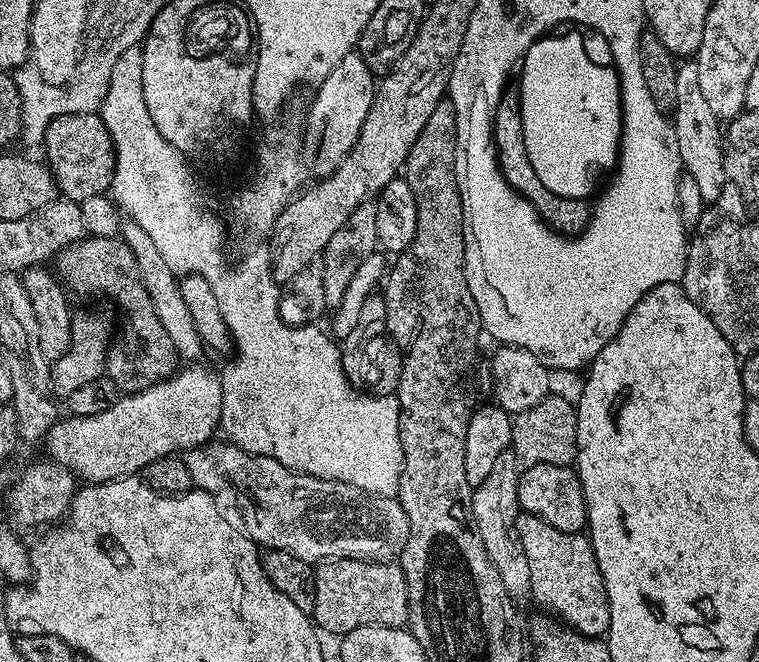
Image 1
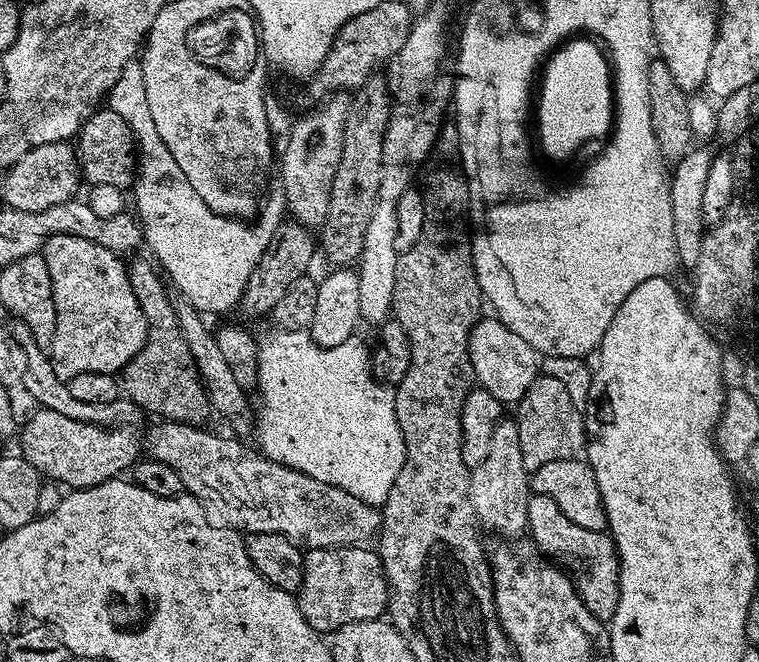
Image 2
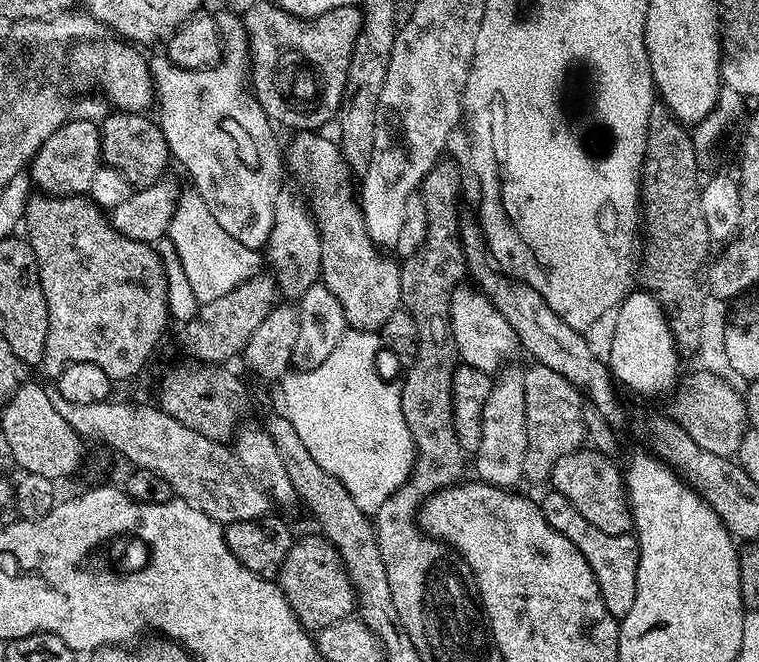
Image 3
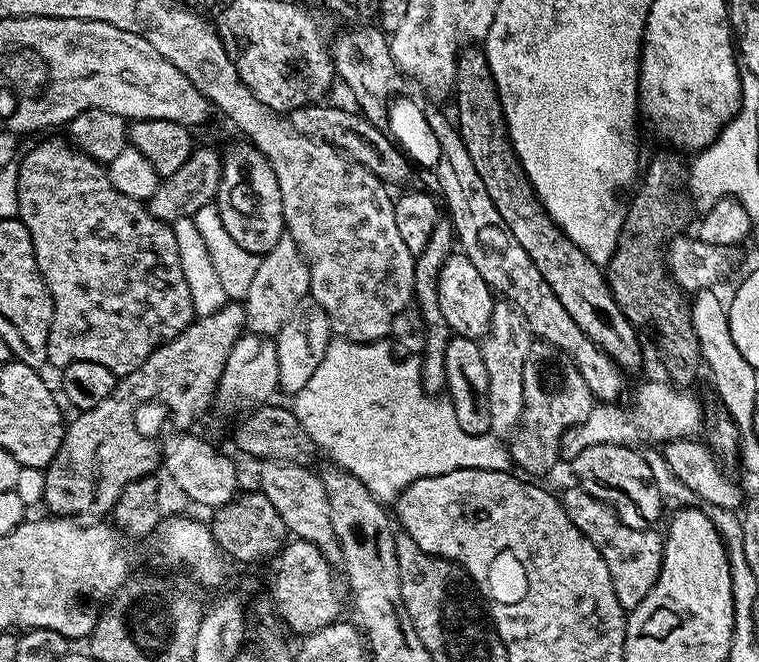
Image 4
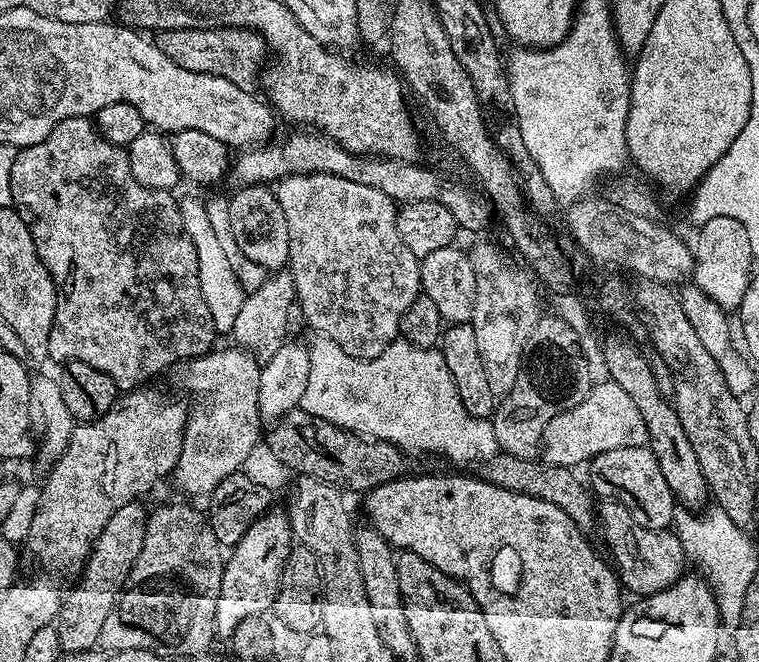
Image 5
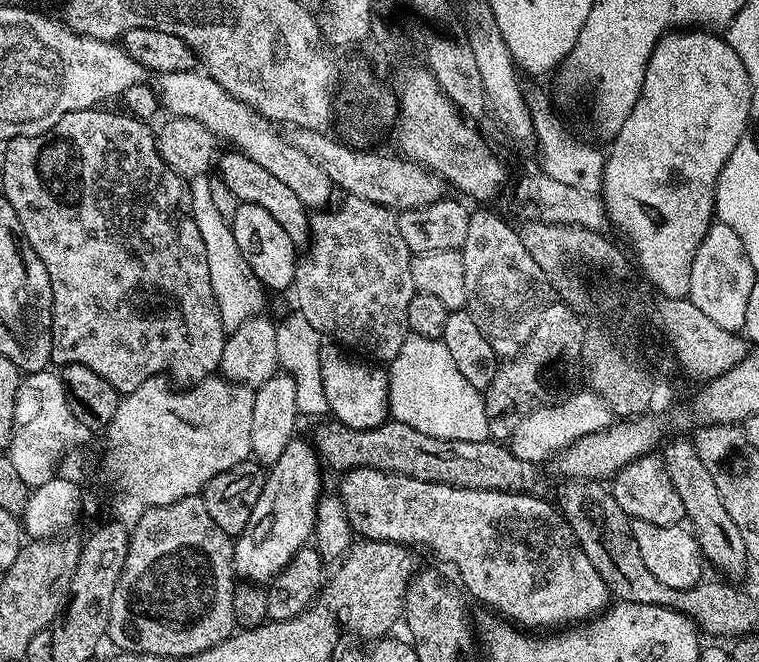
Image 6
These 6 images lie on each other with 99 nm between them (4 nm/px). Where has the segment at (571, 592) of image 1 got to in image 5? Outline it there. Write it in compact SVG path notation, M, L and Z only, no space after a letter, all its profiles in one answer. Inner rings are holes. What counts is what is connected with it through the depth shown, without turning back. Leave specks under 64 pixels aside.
M601 499L598 504L598 529L604 535L604 540L608 543L608 548L612 551L610 556L614 571L620 577L620 583L625 589L637 592L637 597L653 596L656 592L666 590L676 583L681 576L685 575L686 557L682 542L675 531L650 530L638 526L622 506L622 502Z

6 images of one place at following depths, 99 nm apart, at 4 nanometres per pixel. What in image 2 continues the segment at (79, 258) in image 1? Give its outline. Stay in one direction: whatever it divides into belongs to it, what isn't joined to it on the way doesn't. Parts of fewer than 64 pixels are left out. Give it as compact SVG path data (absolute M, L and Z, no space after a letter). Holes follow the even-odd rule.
M136 260L128 264L130 286L134 290L134 298L138 298L142 306L142 314L146 314L148 333L142 350L138 350L138 354L134 354L134 358L130 358L130 362L124 367L122 392L137 409L144 411L145 408L146 411L160 416L156 418L177 424L200 426L205 423L208 412L210 413L208 390L200 380L194 358L186 346L186 338L182 338L176 307L173 301L168 301L169 289L153 261L148 260Z

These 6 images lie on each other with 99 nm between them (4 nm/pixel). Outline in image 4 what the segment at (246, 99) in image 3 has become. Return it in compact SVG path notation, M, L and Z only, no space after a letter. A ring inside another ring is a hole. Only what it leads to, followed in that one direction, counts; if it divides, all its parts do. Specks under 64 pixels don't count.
M250 142L236 144L232 149L223 153L223 168L221 182L217 188L214 201L220 211L222 226L226 226L226 234L238 242L238 246L249 247L248 236L272 236L273 241L281 240L286 235L284 226L284 211L282 210L282 190L278 190L278 178L274 178L274 170L270 170L270 162Z

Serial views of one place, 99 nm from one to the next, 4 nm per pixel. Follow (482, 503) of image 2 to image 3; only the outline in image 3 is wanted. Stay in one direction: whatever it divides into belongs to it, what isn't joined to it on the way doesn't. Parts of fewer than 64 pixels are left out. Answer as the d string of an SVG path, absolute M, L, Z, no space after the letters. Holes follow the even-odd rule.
M517 370L503 371L493 383L490 397L482 410L482 437L474 453L475 475L485 484L513 489L524 477L526 454L526 400L523 375Z

